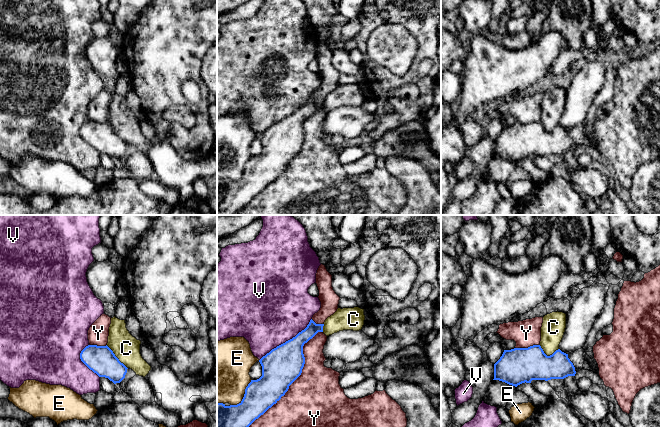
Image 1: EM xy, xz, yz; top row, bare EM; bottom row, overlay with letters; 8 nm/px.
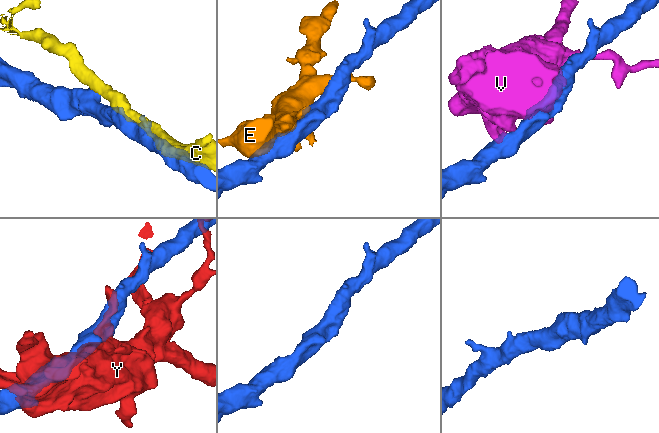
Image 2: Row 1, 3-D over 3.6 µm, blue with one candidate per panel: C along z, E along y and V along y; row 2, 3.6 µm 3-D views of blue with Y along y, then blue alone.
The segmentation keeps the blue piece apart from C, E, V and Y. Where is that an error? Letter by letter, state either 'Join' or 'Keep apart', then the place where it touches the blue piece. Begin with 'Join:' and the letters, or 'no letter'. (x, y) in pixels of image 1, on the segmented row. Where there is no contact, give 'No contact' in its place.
Join: no letter
C: Keep apart. Touches blue at xy (116, 357)
E: Keep apart. Touches blue at xz (244, 395)
V: Keep apart. Touches blue at xz (286, 341)
Y: Keep apart. Touches blue at xz (297, 377)

